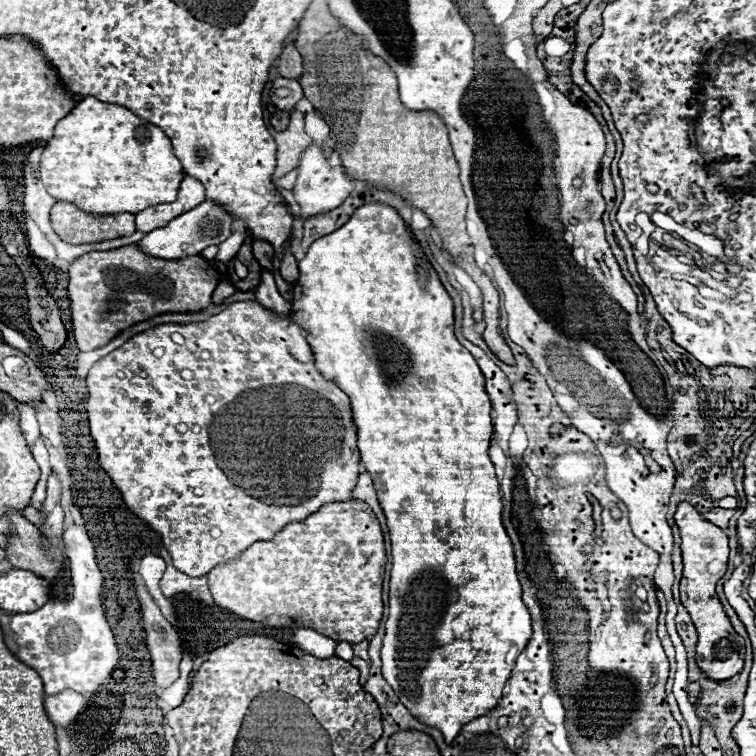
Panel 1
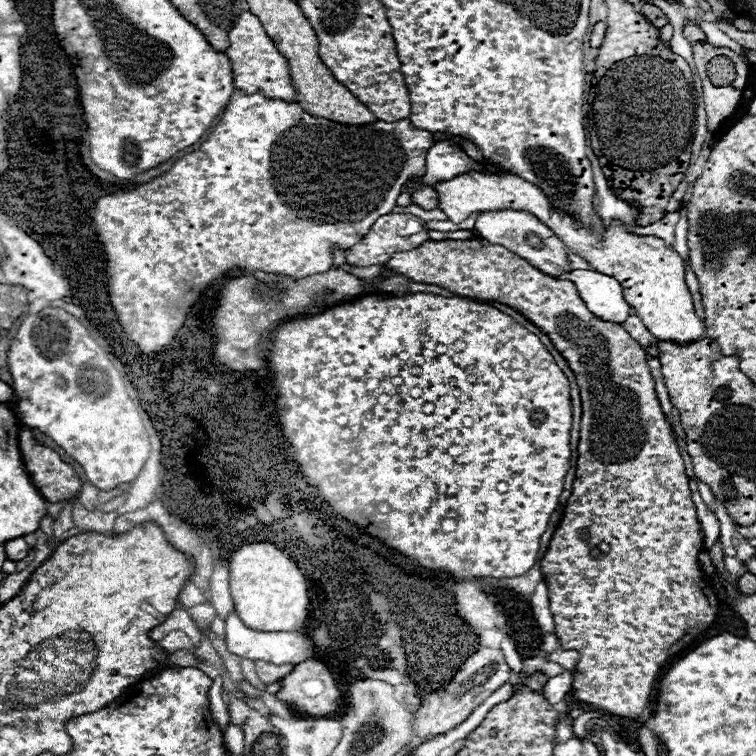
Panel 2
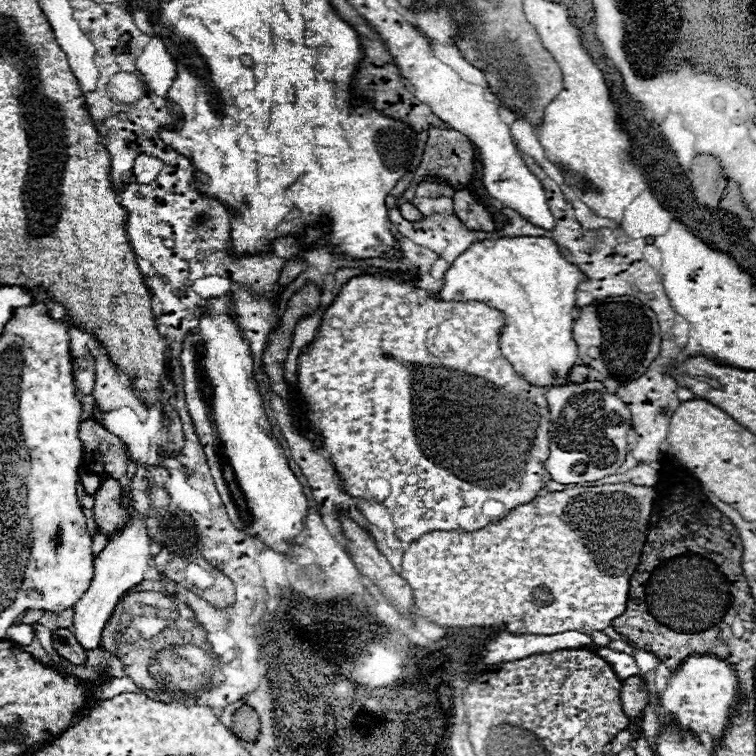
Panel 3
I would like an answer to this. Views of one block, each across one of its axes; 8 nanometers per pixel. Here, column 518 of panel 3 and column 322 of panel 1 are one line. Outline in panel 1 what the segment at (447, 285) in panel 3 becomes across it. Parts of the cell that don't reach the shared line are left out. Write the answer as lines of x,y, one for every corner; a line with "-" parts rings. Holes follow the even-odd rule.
364,204
360,208
356,208
356,212
350,216
350,220
334,230
332,234
326,234
322,238
318,238
316,242
312,242
312,246
308,248
304,260
300,260
298,264
298,270
300,270
300,278
294,282
294,300
292,300
292,320
302,326
302,330
308,330
308,344
314,352
314,360
316,360
316,366
318,366
318,372
324,376
324,378
330,378
338,384
338,388
342,388
348,398
350,398
350,410
352,410
352,418
354,418
354,424
356,424
356,430
358,430
358,450
360,450
360,458
362,462
366,464
366,470
370,472
372,480
374,480
374,488
378,492
378,502
386,514
386,520
388,520
388,530
390,530
390,540
392,540
392,572
390,572
390,614
388,614
388,620
386,620
386,634
384,634
384,644
382,644
382,676
386,678
386,682
392,686
392,690
396,692
396,696
400,698
400,702
410,710
410,714
414,714
414,718
418,718
422,724
428,724
428,726
436,726
436,730
442,732
446,744
450,744
458,732
462,730
464,724
480,718
480,716
486,716
490,710
494,710
502,698
502,688
504,684
508,682
510,678
510,672
514,668
514,662
518,658
518,654
526,648
530,636
532,636
532,628
530,628
530,612
528,608
524,606
522,602
522,588
520,588
520,582
518,582
518,576
516,576
516,564
514,564
514,550
512,550
512,542
502,526
502,500
500,500
500,492
498,492
498,480
496,480
496,474
494,474
494,464
490,462
490,456
488,456
488,448
490,448
490,436
492,436
492,406
490,406
490,398
484,390
484,376
476,364
476,360
472,358
472,354
454,338
454,304
452,304
452,298
448,296
448,292
444,290
444,286
440,284
434,268
430,266
430,262
426,260
422,248
412,240
412,234
410,230
406,228
404,220
396,214
394,208
390,206
384,206
384,204

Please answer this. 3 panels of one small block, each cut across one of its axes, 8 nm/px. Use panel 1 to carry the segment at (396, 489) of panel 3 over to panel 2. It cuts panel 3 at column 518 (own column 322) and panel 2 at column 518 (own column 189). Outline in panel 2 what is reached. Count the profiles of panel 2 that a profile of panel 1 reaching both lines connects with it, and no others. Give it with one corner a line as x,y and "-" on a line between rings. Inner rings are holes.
408,294
404,298
388,298
388,296
364,296
360,300
354,300
354,302
348,302
348,304
342,304
342,306
336,306
332,310
326,310
318,316
310,316
310,318
302,318
302,320
290,320
288,324
284,324
282,328
278,328
276,336
274,336
274,344
272,344
272,352
268,354
268,362
270,362
270,372
272,372
272,384
276,386
278,390
278,400
276,404
284,404
280,408
280,424
282,424
282,432
286,436
286,440
292,444
294,448
294,460
300,464
300,472
306,476
308,484
310,486
316,486
320,496
332,506
334,512
342,514
344,518
352,520
354,524
366,528
366,532
370,536
376,536
376,538
382,538
386,540
388,546
396,548
398,552
402,552
404,556
416,560
420,566
424,568
430,568
430,570
446,570
454,576
464,576
464,578
474,578
474,576
488,576
488,578
512,578
512,576
520,576
524,572
528,572
532,568
532,564
536,562
536,554
538,554
538,546
540,546
540,536
546,532
546,526
550,522
550,516
552,512
556,510
556,504
558,504
558,498
562,494
562,486
564,486
564,476
566,472
570,470
570,428
572,428
572,404
570,404
570,384
568,384
568,378
564,376
564,372
556,366
554,358
550,356
550,352
546,350
546,346
538,340
536,334
528,332
526,328
522,328
514,318
510,318
508,314
488,306
488,304
478,304
478,302
470,302
470,300
464,300
464,298
444,298
444,296
434,296
434,294
-
444,348
444,350
442,350
-
414,358
420,358
420,368
422,368
422,374
414,378
414,374
410,372
412,366
418,366
414,364
-
278,376
278,378
276,378
-
300,376
306,376
306,380
310,382
300,382
-
302,386
302,388
300,388
-
452,444
460,446
460,454
456,458
452,458
450,454
450,448
-
498,484
504,486
504,490
498,490

